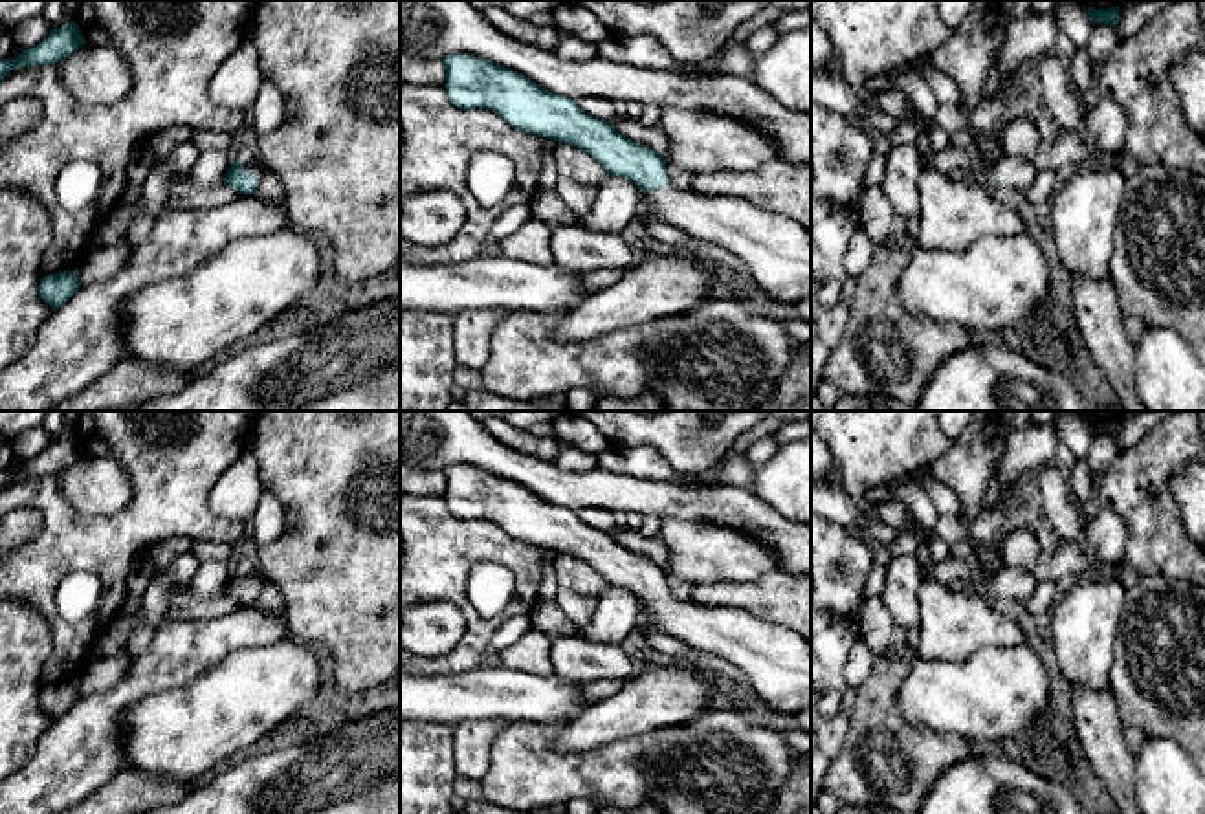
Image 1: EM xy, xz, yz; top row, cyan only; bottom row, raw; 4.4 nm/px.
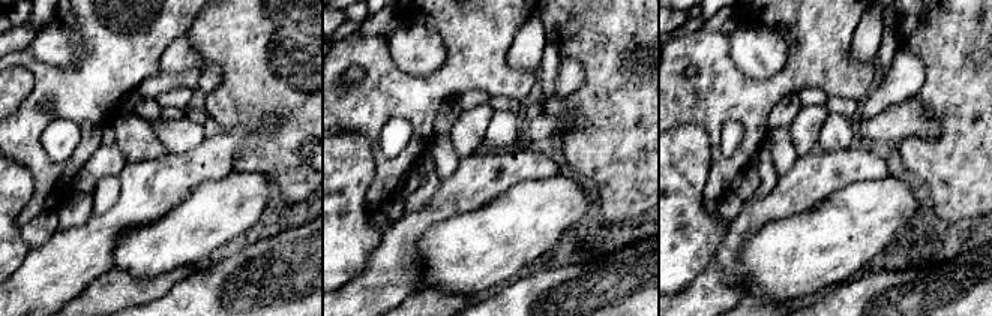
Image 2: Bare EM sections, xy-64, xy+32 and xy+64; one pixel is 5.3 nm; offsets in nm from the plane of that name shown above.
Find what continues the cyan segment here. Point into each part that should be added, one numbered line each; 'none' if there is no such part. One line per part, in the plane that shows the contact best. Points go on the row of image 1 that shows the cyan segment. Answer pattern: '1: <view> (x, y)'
1: xy (252, 165)

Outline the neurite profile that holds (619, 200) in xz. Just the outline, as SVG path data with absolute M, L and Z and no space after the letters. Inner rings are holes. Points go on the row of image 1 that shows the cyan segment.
M613 176L598 187L591 211L578 216L576 226L596 233L618 233L642 211L642 189L633 182Z

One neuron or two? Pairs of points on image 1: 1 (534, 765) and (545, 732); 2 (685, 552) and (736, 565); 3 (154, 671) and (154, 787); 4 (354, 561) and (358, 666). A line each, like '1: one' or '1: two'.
1: one
2: one
3: two
4: one

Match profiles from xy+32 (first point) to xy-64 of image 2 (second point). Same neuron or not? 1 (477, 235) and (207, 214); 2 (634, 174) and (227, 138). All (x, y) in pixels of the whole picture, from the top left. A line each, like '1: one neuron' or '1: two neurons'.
1: one neuron
2: two neurons

